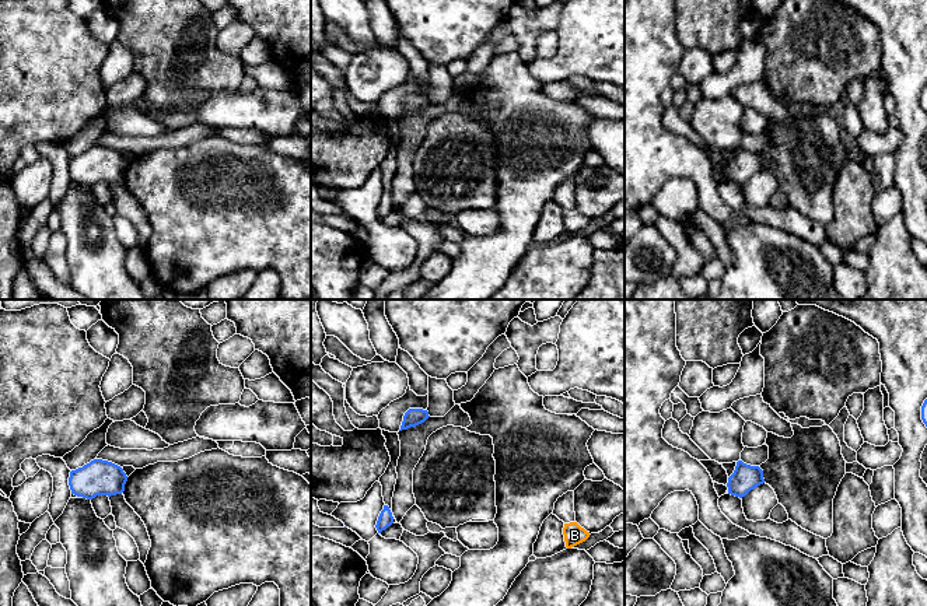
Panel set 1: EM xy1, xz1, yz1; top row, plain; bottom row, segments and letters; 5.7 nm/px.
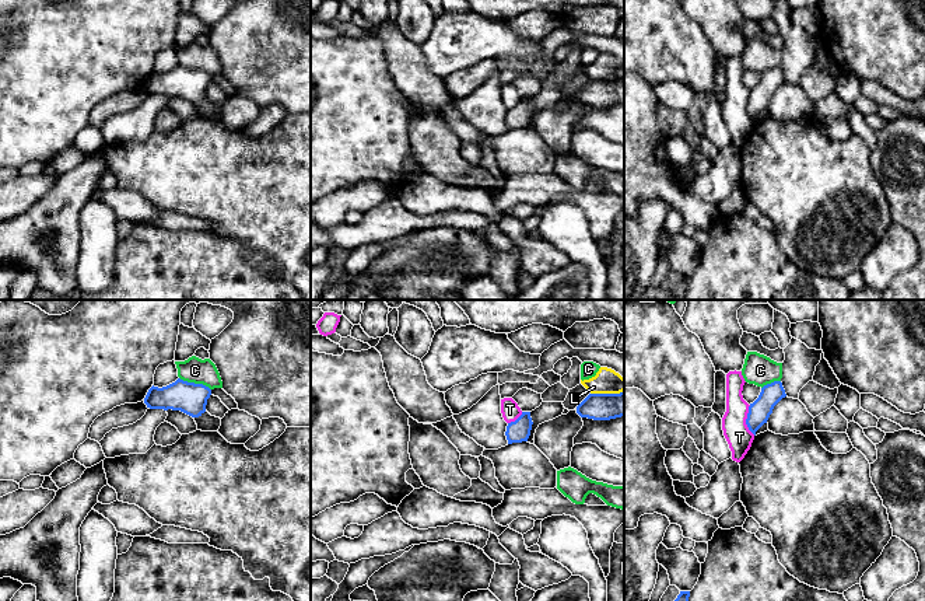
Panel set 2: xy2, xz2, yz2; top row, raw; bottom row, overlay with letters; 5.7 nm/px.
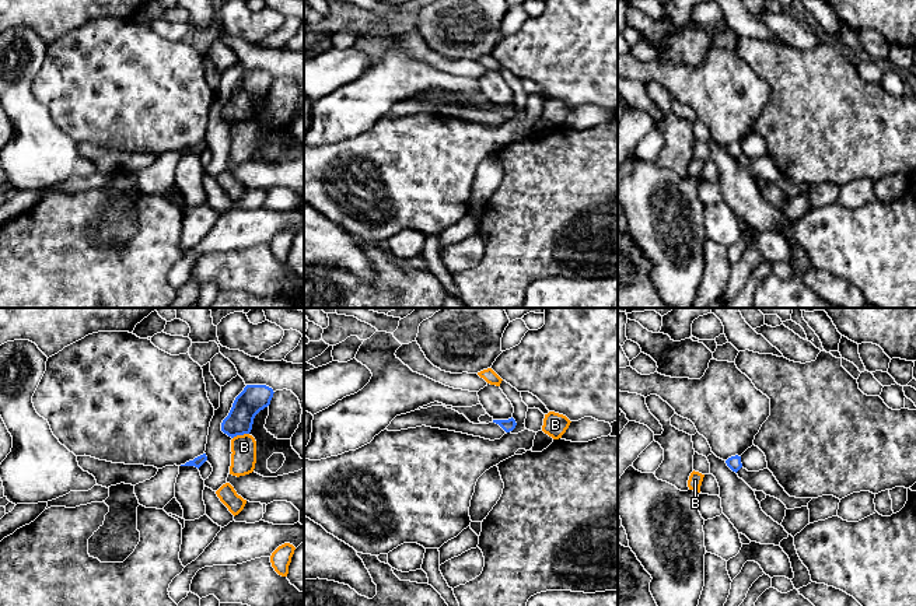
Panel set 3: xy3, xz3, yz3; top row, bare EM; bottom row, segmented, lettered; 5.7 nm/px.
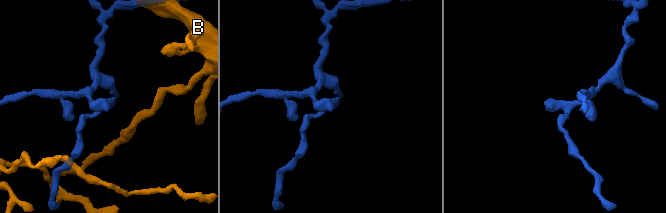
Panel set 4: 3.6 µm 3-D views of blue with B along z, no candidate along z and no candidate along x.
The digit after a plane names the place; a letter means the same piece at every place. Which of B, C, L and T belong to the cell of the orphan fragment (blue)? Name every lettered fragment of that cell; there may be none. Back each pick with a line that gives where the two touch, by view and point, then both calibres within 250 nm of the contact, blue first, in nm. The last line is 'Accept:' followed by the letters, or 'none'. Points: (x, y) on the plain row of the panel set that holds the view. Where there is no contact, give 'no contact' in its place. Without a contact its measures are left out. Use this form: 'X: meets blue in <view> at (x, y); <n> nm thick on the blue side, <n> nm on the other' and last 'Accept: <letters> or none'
Accept: none

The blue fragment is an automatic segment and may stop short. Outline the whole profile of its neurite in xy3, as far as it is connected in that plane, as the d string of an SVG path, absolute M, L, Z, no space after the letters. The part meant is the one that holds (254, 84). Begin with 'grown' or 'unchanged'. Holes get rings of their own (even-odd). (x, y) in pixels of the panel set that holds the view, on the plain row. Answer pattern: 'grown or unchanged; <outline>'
unchanged; M247 71L223 106L221 118L231 125L249 120L255 102L270 91L273 80L266 71Z

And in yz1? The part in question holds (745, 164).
grown; M742 147L737 148L734 160L728 164L728 169L718 171L716 168L714 175L718 183L725 179L735 183L745 183L751 176L765 169L763 157L759 153L751 153L744 150Z

